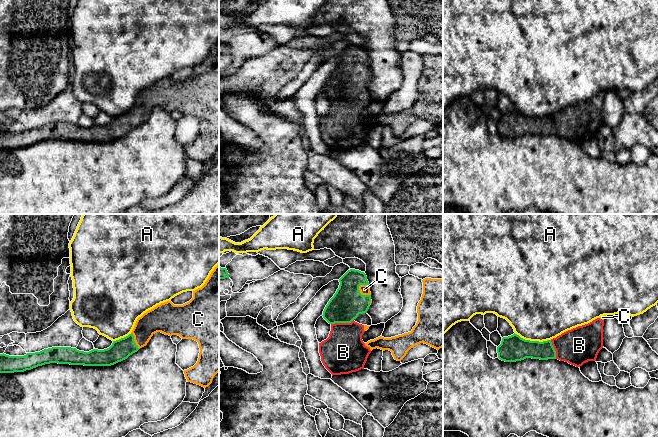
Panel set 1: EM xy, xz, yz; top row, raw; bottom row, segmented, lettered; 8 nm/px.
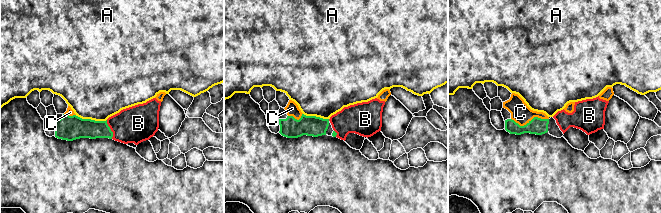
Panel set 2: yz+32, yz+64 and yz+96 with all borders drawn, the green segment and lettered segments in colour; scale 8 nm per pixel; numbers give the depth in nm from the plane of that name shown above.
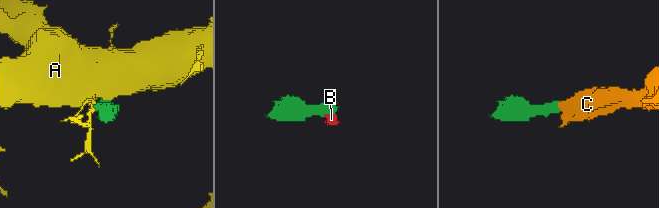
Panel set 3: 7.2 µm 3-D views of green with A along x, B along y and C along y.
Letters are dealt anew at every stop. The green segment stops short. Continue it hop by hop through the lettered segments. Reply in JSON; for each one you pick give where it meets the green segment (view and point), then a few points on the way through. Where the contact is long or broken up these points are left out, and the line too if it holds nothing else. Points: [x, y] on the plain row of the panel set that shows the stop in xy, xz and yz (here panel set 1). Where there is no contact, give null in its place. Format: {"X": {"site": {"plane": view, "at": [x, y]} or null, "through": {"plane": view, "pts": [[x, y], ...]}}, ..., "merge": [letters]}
{"B": {"site": {"plane": "xz", "at": [342, 98]}}, "C": {"site": {"plane": "xz", "at": [361, 70]}}, "merge": ["B", "C"]}

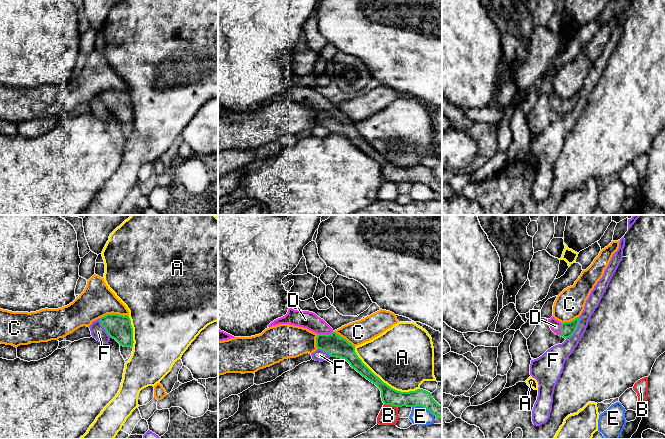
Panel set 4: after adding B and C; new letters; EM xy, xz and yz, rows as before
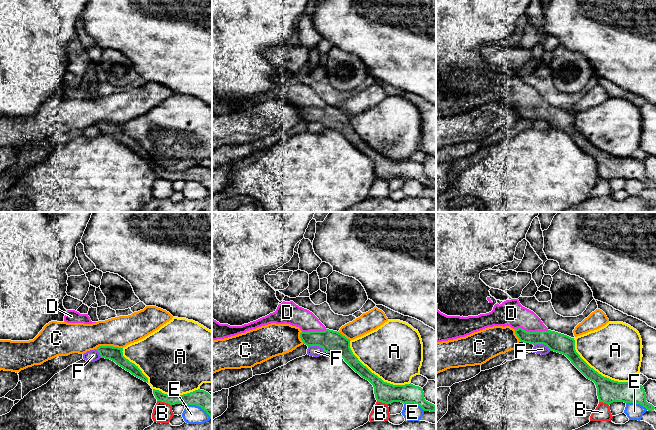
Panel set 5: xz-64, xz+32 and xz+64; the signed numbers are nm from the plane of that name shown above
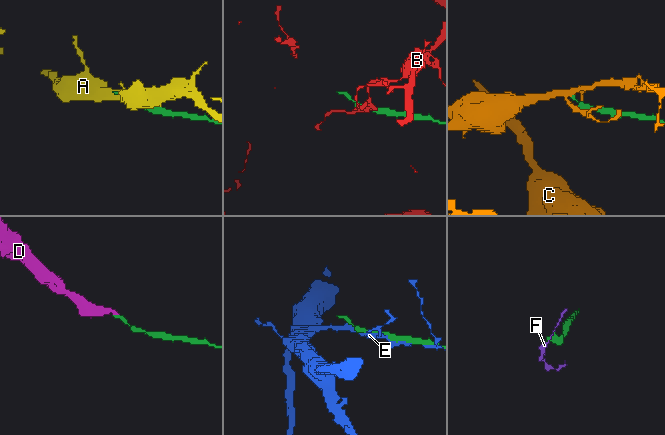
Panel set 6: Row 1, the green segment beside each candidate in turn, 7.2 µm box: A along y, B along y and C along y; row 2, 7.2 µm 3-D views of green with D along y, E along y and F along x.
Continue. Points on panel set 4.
{"D": {"site": {"plane": "xz", "at": [325, 110]}, "through": {"plane": "xz", "pts": [[336, 122], [325, 110], [314, 99], [305, 95]]}}, "merge": ["D"]}

